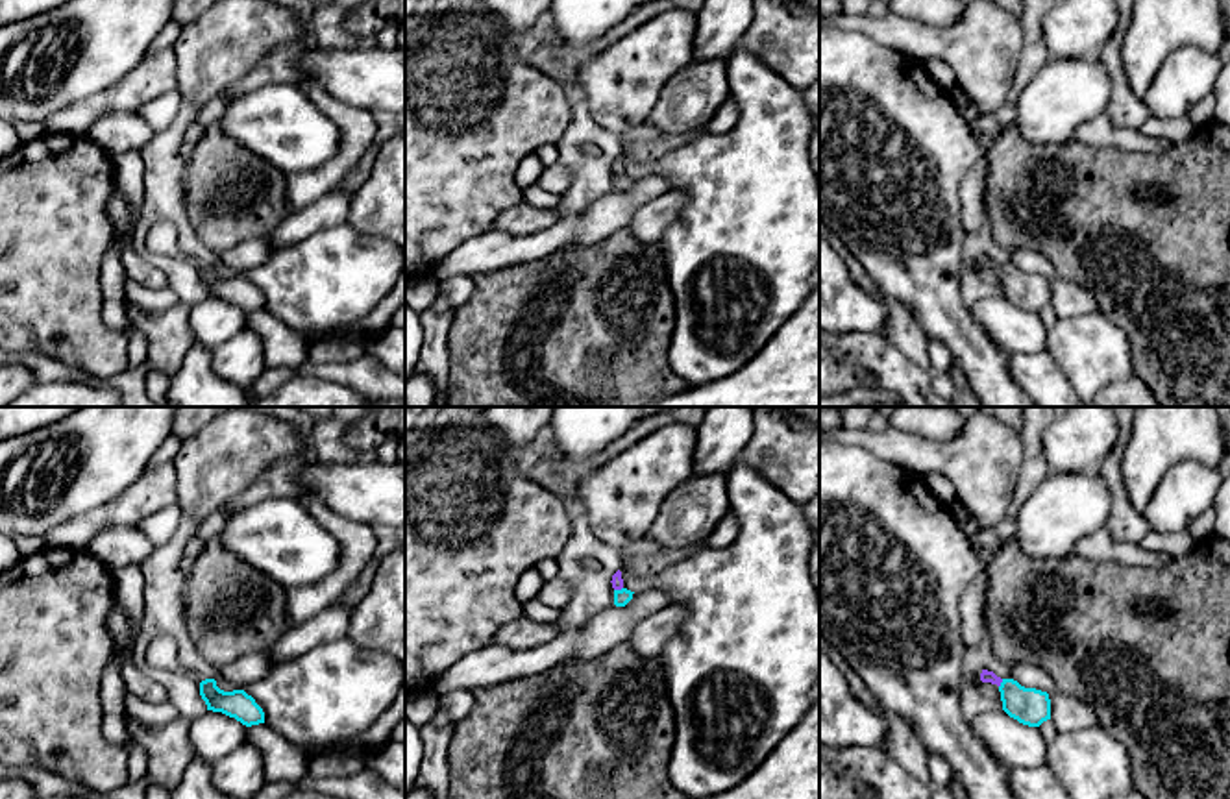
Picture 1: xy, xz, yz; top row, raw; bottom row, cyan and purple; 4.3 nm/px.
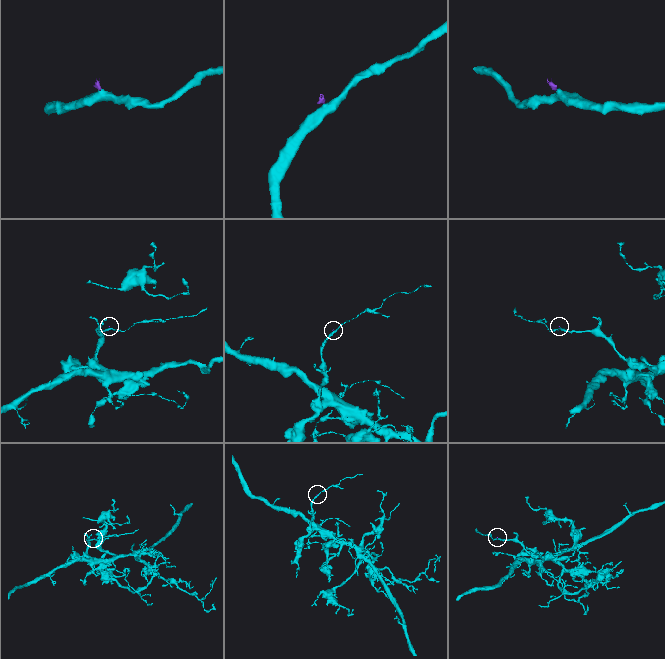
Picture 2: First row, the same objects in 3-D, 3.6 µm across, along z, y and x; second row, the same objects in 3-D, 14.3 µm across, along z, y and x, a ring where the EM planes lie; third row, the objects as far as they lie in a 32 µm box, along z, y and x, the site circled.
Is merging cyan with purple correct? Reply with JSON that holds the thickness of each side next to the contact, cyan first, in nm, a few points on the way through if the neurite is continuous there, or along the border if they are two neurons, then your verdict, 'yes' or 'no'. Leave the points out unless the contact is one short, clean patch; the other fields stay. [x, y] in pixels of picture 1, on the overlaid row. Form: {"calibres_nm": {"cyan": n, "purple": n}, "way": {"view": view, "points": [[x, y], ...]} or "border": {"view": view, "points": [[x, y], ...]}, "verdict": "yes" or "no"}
{"calibres_nm": {"cyan": 160, "purple": 50}, "way": {"view": "yz", "points": [[1031, 707], [1021, 703], [1001, 683], [986, 676]]}, "verdict": "yes"}

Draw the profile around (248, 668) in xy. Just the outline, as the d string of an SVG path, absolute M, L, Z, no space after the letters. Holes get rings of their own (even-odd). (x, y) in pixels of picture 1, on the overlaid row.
M266 651L248 653L218 670L218 679L235 686L237 690L259 681L272 670L272 658Z

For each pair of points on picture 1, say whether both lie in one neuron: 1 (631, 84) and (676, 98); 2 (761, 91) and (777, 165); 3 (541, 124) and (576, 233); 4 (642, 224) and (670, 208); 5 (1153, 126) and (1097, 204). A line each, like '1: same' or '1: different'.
1: different
2: same
3: different
4: same
5: different

